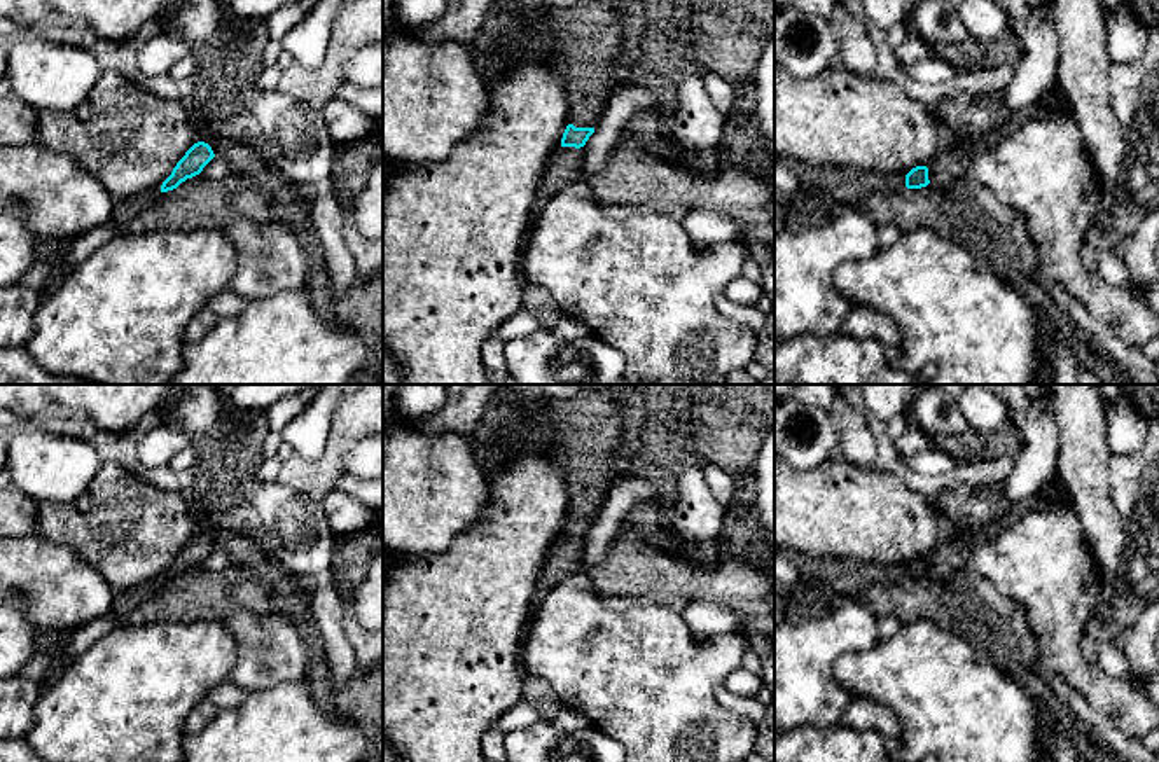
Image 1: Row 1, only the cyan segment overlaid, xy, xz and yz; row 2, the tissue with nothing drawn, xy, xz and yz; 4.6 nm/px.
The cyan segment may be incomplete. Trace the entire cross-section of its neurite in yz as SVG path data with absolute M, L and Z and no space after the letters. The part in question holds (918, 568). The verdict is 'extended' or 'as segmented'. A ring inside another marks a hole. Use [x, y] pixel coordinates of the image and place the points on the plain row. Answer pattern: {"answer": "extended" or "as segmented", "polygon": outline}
{"answer": "extended", "polygon": "M944 540L928 558L916 558L906 568L832 556L813 558L790 549L785 549L783 554L802 577L829 582L837 591L851 594L893 578L921 580L928 575L939 580L951 578L954 572L967 566L967 551L965 540Z"}

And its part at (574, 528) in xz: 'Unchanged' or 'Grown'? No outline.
Grown

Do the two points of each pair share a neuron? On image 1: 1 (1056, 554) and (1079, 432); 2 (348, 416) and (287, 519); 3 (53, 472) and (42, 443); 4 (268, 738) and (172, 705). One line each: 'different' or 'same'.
1: different
2: different
3: same
4: different

